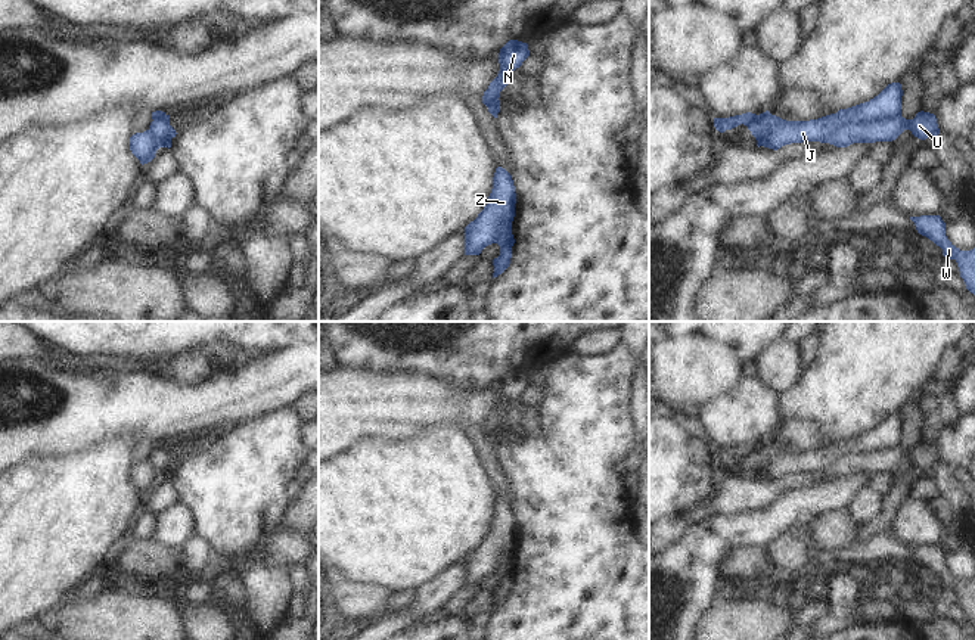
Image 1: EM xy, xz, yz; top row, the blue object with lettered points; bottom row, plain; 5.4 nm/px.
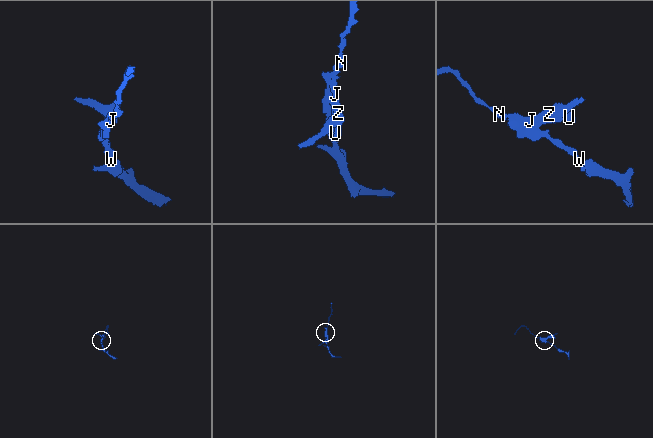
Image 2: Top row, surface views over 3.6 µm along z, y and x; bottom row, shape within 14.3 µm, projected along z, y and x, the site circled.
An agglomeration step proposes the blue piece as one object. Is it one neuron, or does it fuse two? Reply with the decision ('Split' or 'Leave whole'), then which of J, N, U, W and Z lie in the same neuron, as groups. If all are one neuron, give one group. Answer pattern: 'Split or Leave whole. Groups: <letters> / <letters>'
Split. Groups: J Z / N U W

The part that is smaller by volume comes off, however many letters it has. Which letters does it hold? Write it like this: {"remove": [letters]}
{"remove": ["J", "Z"]}

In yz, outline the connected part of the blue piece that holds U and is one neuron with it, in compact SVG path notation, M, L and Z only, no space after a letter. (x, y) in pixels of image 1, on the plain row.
M920 441L913 450L906 450L900 444L892 448L882 448L869 454L844 456L833 466L819 472L829 473L836 478L847 478L853 473L892 472L904 460L910 460L912 465L920 470L937 467L940 465L935 445Z

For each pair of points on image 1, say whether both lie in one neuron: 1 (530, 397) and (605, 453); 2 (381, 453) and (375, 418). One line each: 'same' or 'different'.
1: different
2: different

